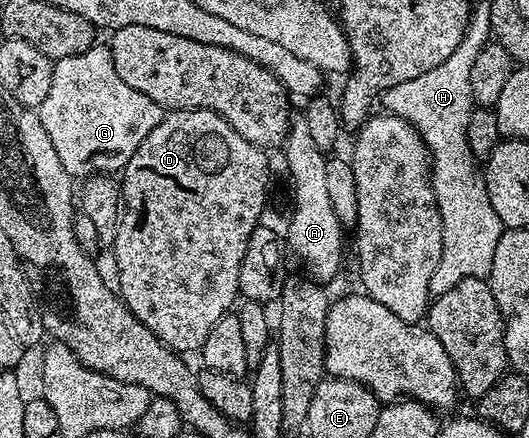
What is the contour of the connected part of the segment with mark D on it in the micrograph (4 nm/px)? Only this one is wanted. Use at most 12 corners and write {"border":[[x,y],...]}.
{"border":[[171,110],[120,171],[116,290],[175,352],[239,301],[270,162]]}

